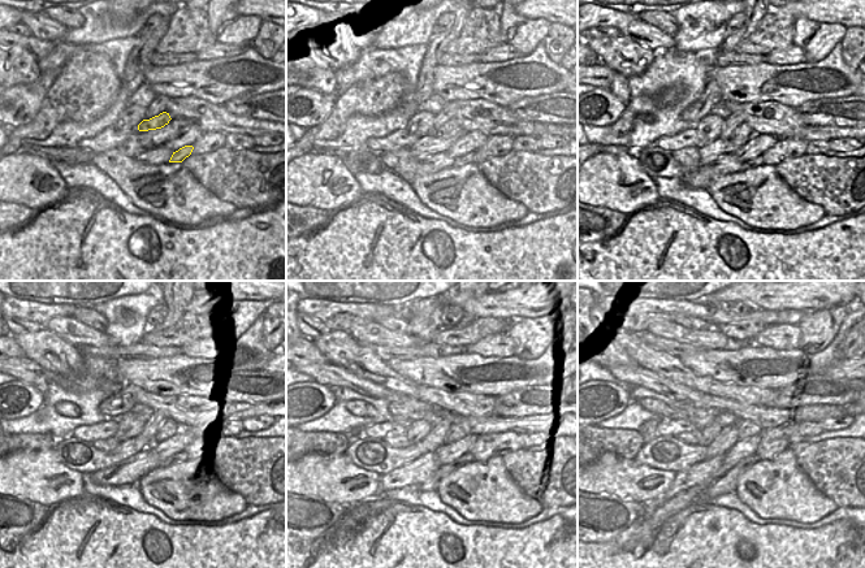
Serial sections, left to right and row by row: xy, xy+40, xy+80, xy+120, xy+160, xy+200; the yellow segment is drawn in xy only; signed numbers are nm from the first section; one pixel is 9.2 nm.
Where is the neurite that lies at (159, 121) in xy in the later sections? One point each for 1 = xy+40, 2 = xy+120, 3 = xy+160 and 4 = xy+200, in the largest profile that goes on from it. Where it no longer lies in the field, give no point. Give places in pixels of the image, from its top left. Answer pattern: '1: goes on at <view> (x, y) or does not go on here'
1: goes on at xy+40 (452, 125)
2: goes on at xy+120 (151, 426)
3: goes on at xy+160 (435, 439)
4: goes on at xy+200 (727, 437)

